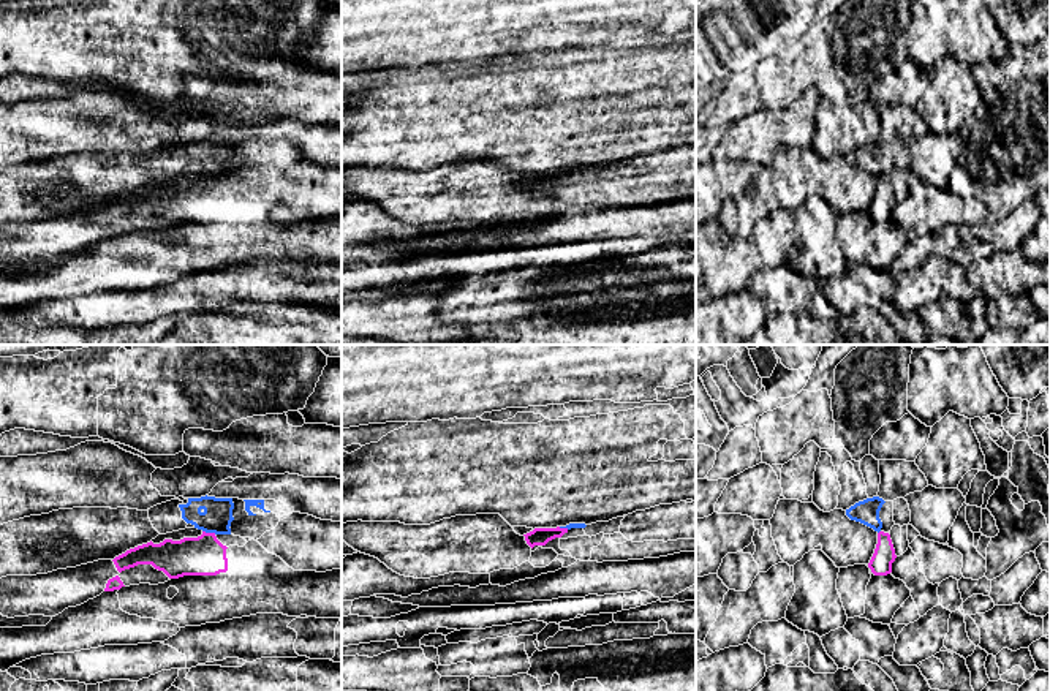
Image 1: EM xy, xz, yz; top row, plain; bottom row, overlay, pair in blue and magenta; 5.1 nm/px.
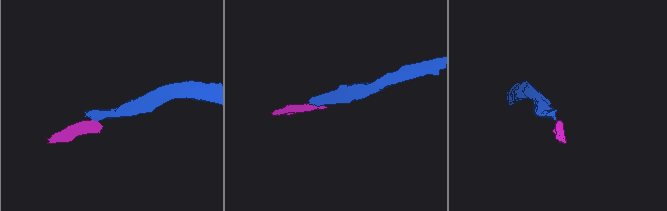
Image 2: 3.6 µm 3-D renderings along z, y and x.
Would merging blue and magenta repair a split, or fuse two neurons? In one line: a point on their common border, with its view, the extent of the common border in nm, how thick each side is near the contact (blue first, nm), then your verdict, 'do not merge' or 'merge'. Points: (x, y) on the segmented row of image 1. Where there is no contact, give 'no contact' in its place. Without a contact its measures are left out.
xy (209, 532) | 70 nm | 150/200 nm | do not merge

